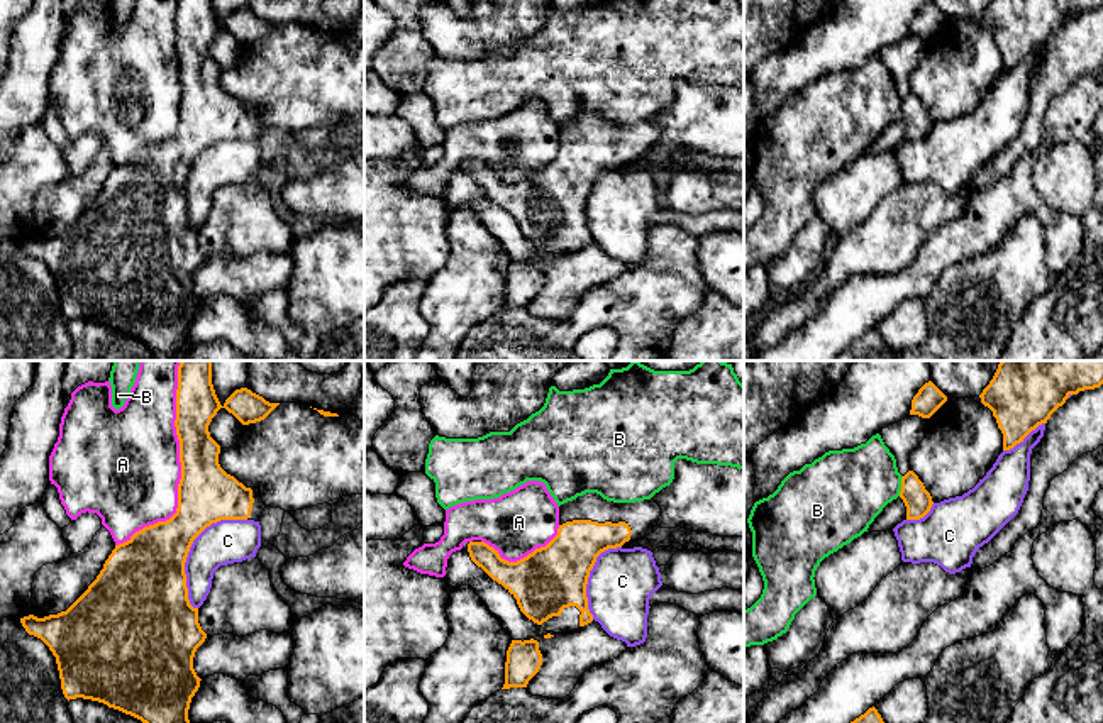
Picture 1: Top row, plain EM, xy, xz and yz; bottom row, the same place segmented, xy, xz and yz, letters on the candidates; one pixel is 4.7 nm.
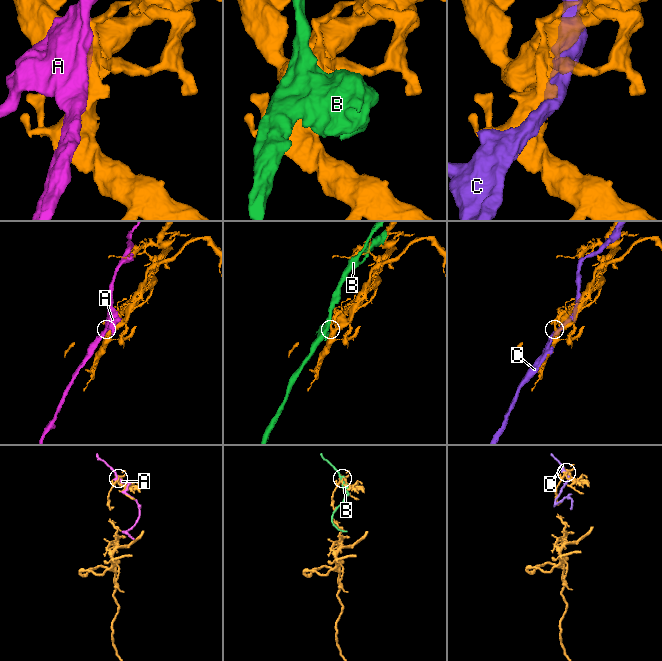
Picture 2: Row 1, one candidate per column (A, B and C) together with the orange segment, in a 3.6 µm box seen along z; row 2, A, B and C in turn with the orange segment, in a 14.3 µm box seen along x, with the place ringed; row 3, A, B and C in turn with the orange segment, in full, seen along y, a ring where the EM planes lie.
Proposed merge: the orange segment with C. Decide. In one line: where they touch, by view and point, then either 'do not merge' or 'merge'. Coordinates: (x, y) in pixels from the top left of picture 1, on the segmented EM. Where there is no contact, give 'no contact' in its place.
contact xy (188, 549); do not merge

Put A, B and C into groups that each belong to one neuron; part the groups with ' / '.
A / B / C

